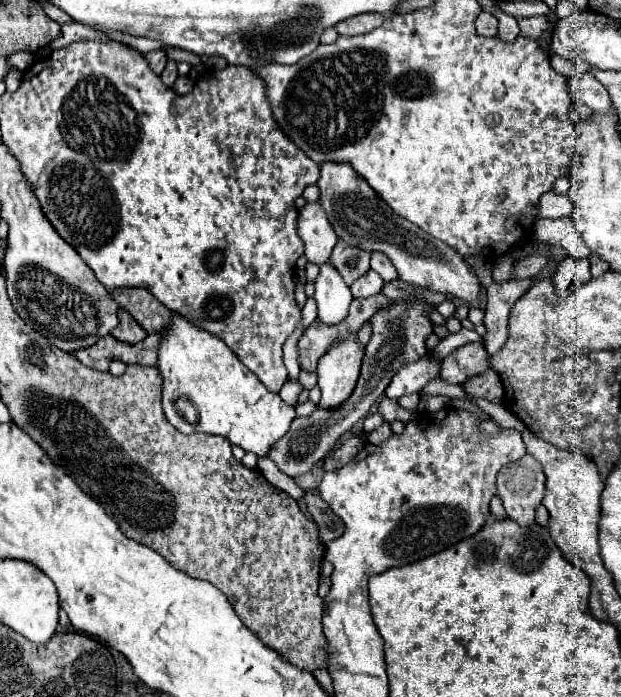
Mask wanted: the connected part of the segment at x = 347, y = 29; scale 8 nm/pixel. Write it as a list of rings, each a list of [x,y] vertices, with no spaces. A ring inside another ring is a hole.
[[[358,14],[358,16],[352,16],[352,18],[344,20],[344,22],[338,22],[336,24],[336,30],[342,36],[368,34],[374,28],[378,28],[382,22],[384,22],[384,16],[382,14]]]

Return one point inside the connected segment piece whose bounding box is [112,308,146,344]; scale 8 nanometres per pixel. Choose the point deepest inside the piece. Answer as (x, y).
(128, 330)

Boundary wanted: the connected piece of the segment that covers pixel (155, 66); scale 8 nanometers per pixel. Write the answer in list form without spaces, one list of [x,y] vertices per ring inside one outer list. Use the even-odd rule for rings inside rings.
[[[154,50],[154,52],[148,52],[148,54],[146,54],[146,60],[148,60],[150,68],[152,68],[156,74],[162,74],[168,58],[166,58],[166,52],[164,52],[164,50]]]

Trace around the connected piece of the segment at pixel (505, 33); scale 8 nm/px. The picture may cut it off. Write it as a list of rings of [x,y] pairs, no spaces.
[[[498,10],[494,16],[496,16],[498,22],[500,22],[500,24],[498,24],[498,34],[496,34],[496,38],[500,38],[502,42],[514,42],[514,40],[518,38],[518,34],[520,34],[520,28],[518,28],[516,18],[504,14],[502,10]]]

